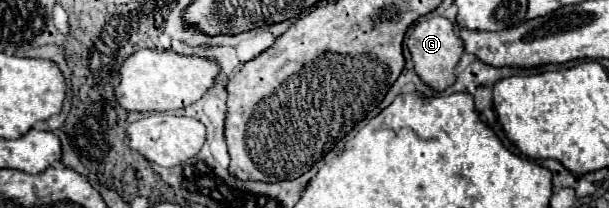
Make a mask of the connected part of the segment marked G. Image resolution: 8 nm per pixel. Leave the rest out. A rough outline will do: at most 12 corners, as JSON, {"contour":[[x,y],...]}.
{"contour":[[433,16],[415,26],[407,48],[415,72],[435,90],[455,84],[463,40]]}

